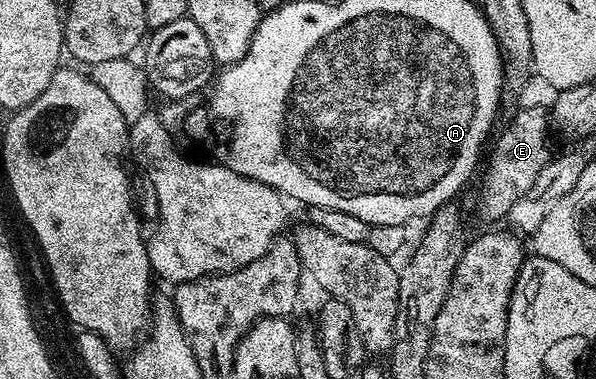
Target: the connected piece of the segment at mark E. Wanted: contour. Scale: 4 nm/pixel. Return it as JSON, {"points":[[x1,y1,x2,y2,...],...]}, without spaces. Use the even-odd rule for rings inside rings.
{"points":[[525,107,505,127,505,132,497,139,493,152,489,155,489,164,485,167,485,184,481,187,481,219,485,225,493,225,496,219,504,220,511,205,535,185,535,177,543,165,551,158,549,151,549,131,551,119,541,107]]}

